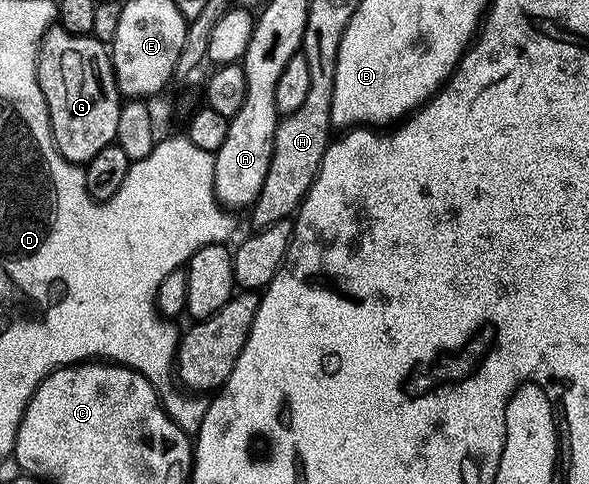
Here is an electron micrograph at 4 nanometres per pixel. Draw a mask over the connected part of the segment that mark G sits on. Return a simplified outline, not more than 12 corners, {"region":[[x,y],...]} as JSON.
{"region":[[61,27],[39,48],[59,153],[117,141],[125,97],[108,45]]}

